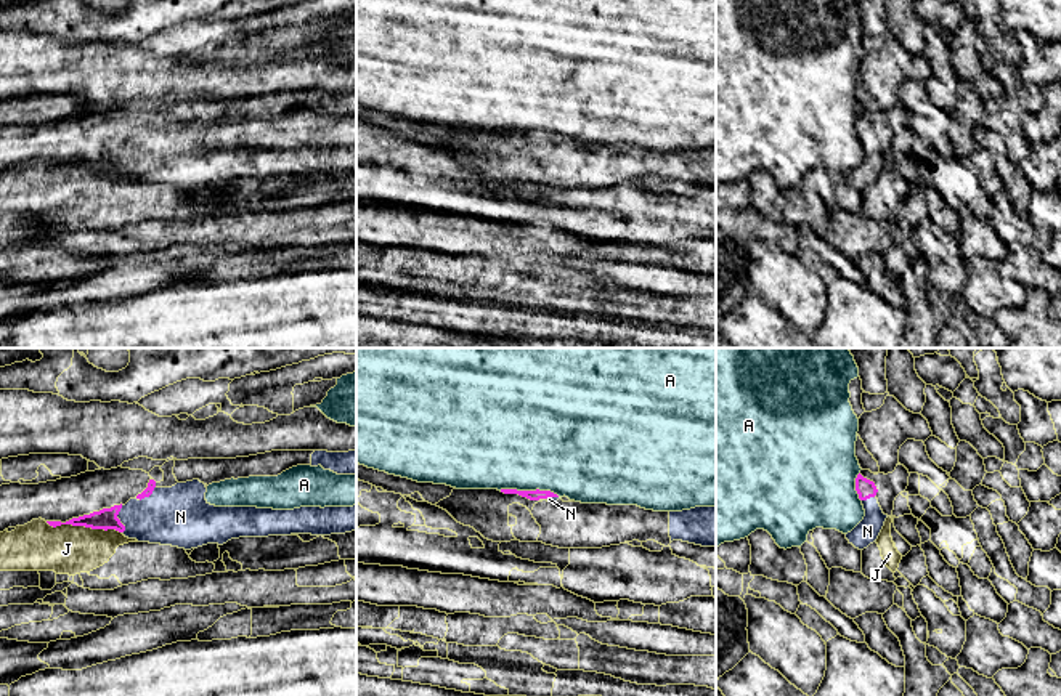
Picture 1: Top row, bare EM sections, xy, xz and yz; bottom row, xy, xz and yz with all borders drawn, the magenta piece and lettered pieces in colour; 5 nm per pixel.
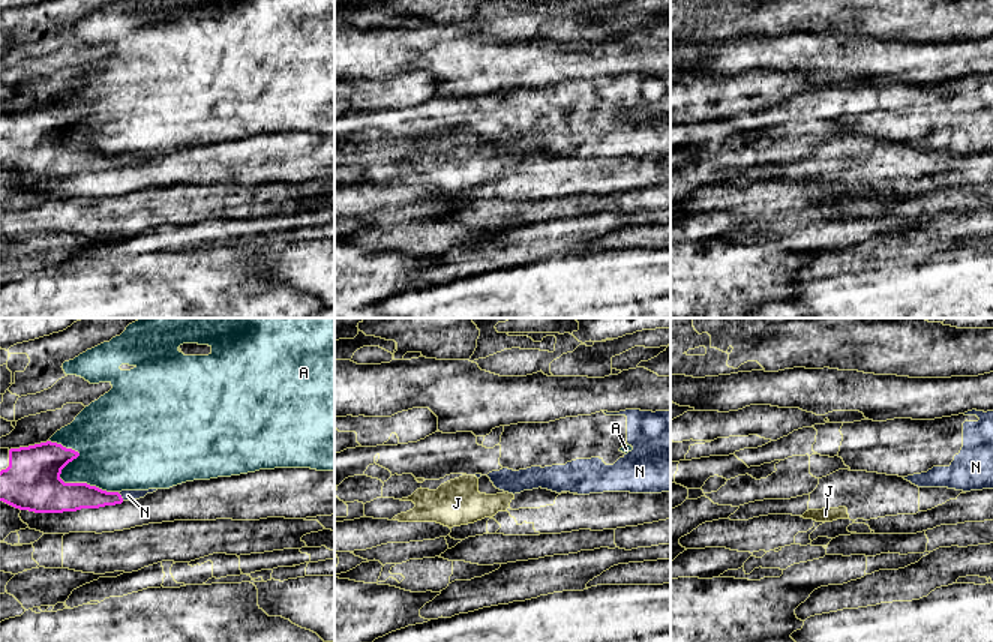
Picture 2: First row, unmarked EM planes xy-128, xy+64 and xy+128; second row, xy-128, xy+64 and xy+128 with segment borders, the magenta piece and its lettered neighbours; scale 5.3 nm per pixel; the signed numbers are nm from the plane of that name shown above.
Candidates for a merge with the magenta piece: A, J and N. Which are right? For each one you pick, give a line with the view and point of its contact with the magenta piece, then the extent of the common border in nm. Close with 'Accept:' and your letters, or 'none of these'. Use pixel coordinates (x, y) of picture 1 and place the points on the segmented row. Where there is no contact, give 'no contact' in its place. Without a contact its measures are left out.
N: contact xy (119, 520); length 140 nm
Accept: N

